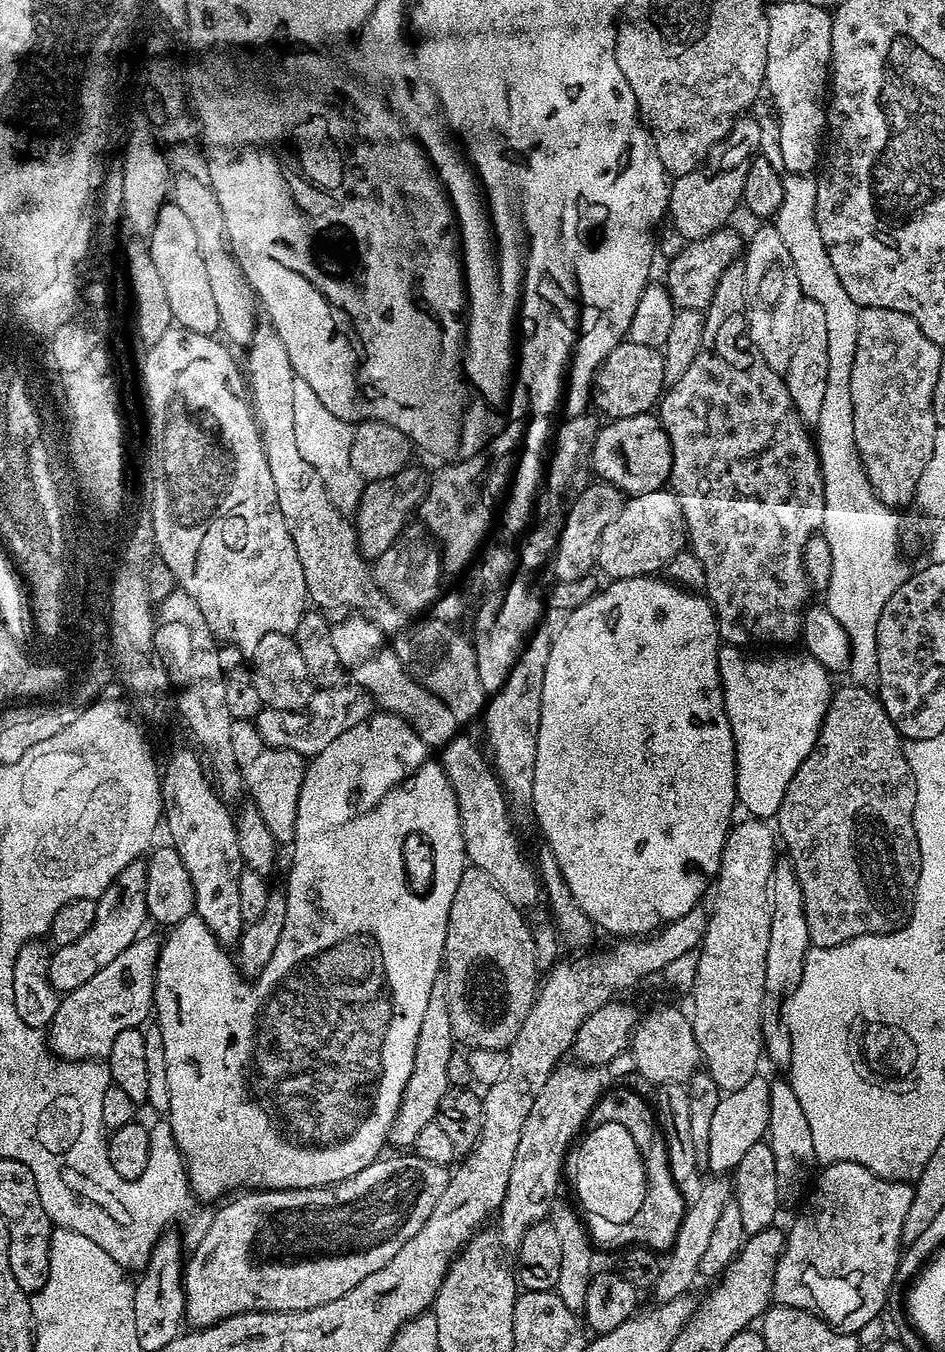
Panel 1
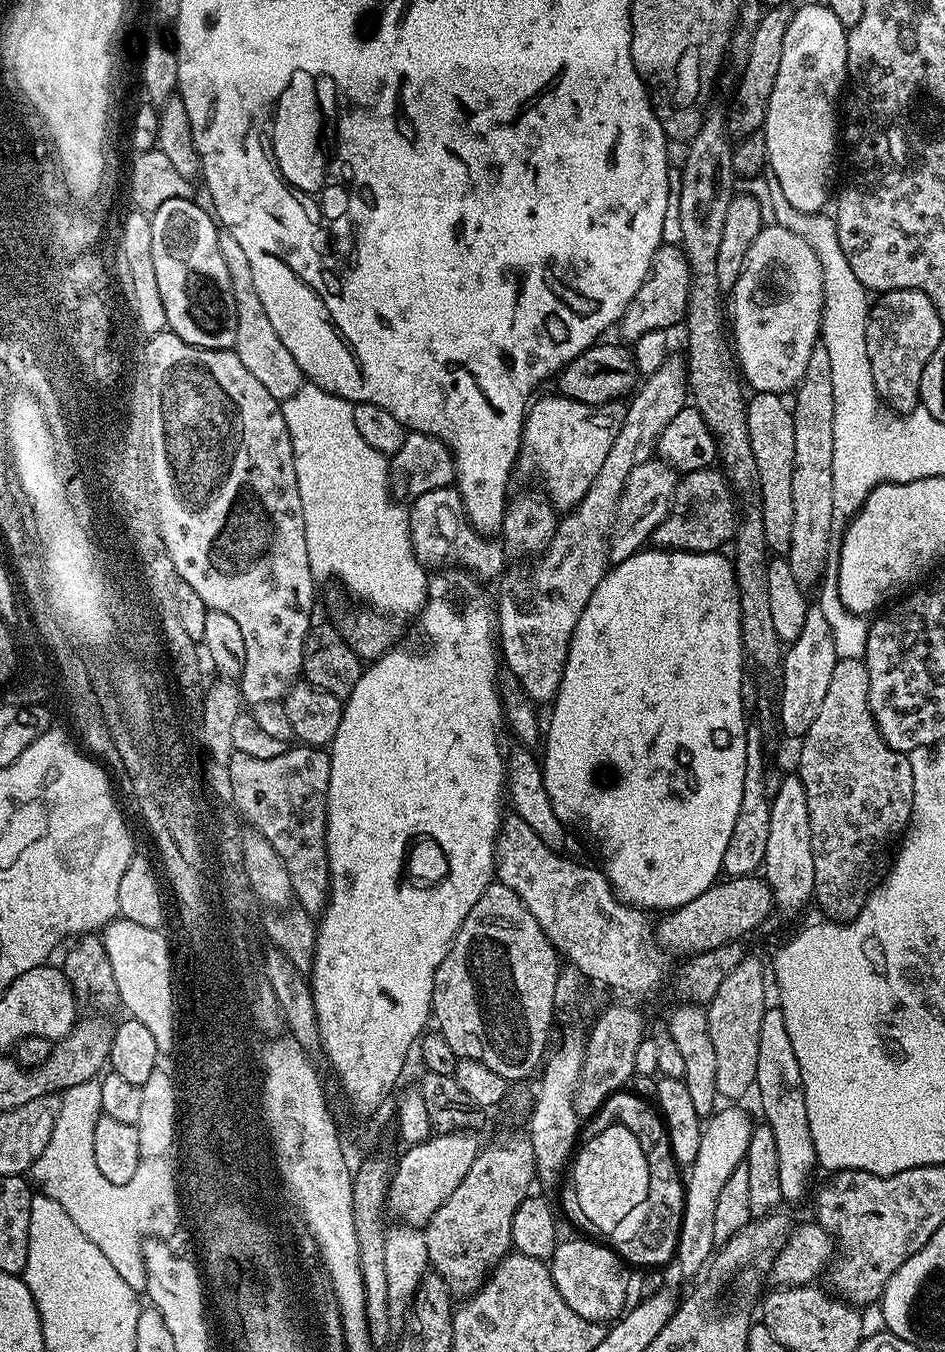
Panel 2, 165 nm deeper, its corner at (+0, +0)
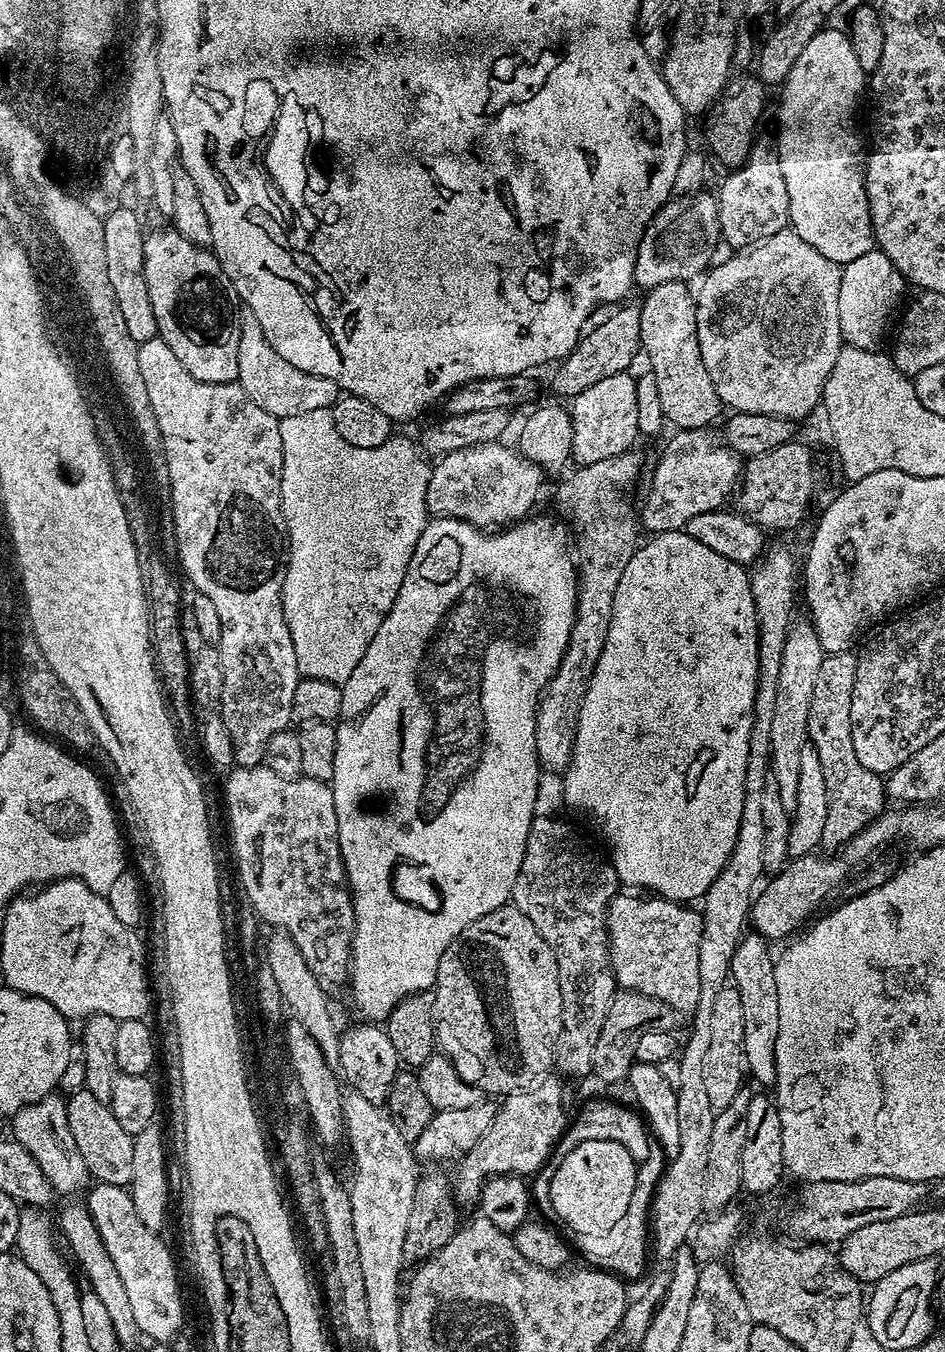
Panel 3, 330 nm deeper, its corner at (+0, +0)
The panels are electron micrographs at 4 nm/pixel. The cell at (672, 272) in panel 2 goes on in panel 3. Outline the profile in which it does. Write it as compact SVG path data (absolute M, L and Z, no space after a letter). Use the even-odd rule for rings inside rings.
M625 306L615 309L615 313L596 328L590 328L575 350L555 367L552 388L558 395L571 398L597 382L615 379L625 373L636 355L641 355L640 308Z

